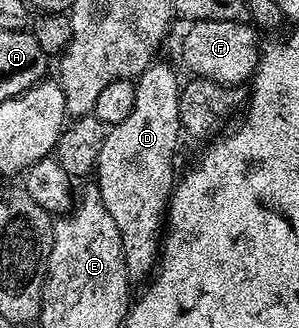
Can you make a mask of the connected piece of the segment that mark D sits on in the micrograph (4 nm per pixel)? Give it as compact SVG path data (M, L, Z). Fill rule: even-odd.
M154 61L145 72L137 76L135 105L125 120L119 121L119 125L106 130L103 149L99 149L99 161L95 168L96 189L101 195L107 213L111 213L111 217L115 221L115 229L119 229L125 258L125 272L133 281L148 280L159 262L159 252L163 246L163 228L167 223L169 198L172 197L175 186L173 158L176 157L177 146L183 139L179 119L182 84L179 80L177 81L176 73L167 64L161 62Z

